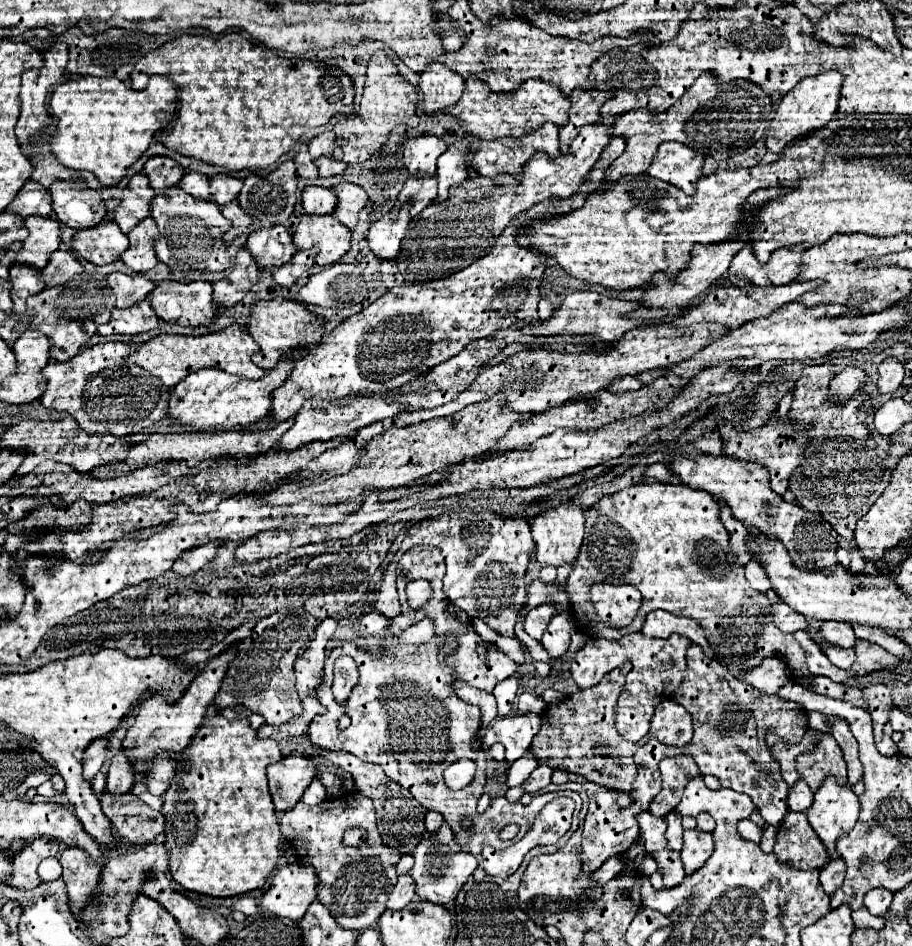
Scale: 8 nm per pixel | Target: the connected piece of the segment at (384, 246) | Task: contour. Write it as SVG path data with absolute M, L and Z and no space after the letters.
M405 201L397 209L389 211L377 223L369 227L369 249L381 259L393 259L399 253L401 239L409 225L409 207L411 201Z

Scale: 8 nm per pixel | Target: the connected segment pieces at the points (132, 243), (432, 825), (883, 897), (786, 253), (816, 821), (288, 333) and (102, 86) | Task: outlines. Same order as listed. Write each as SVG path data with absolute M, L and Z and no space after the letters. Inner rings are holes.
M145 217L139 221L131 231L129 231L129 249L123 251L121 259L123 263L135 271L135 273L145 273L157 265L157 255L153 249L153 239L155 239L157 227L151 217Z
M433 809L427 811L425 819L427 819L427 831L429 833L435 833L441 827L441 823L443 823L443 815L439 811L433 811Z
M871 889L865 895L865 907L869 909L871 915L885 915L891 901L893 901L893 893L885 889Z
M749 241L733 257L727 277L735 287L741 289L747 289L749 283L757 287L787 285L795 279L795 271L799 271L799 255L803 249L805 245L781 247L771 255L767 263L761 263L753 253L753 243Z
M827 775L815 791L815 801L807 811L807 819L819 839L827 845L829 855L835 853L835 841L847 833L859 819L859 799L849 785L841 785Z
M271 299L271 301L257 301L251 305L247 333L259 345L259 353L253 355L253 363L261 369L271 369L275 363L289 353L291 347L299 345L317 345L325 333L325 321L307 311L301 303L289 299Z
M77 75L61 83L51 95L51 111L57 119L49 145L53 155L69 169L85 169L97 175L101 185L117 185L125 169L149 147L155 131L171 121L177 87L163 75L151 75L149 87L135 91L115 77ZM107 83L115 89L107 89Z

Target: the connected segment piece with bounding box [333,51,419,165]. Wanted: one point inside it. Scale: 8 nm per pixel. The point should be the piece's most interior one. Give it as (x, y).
(388, 100)

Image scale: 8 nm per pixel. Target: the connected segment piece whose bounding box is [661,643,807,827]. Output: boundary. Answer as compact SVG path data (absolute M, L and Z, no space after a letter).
M689 643L687 647L687 675L673 699L691 709L695 733L691 743L685 747L663 745L665 755L661 757L677 753L693 755L699 767L707 767L707 775L718 777L723 787L749 795L761 809L763 819L769 825L779 827L787 815L785 799L789 785L781 779L779 763L767 747L765 731L777 733L777 737L785 739L787 743L799 743L807 733L805 709L799 707L799 703L755 691L751 685L733 677L717 659L709 659L697 643Z

